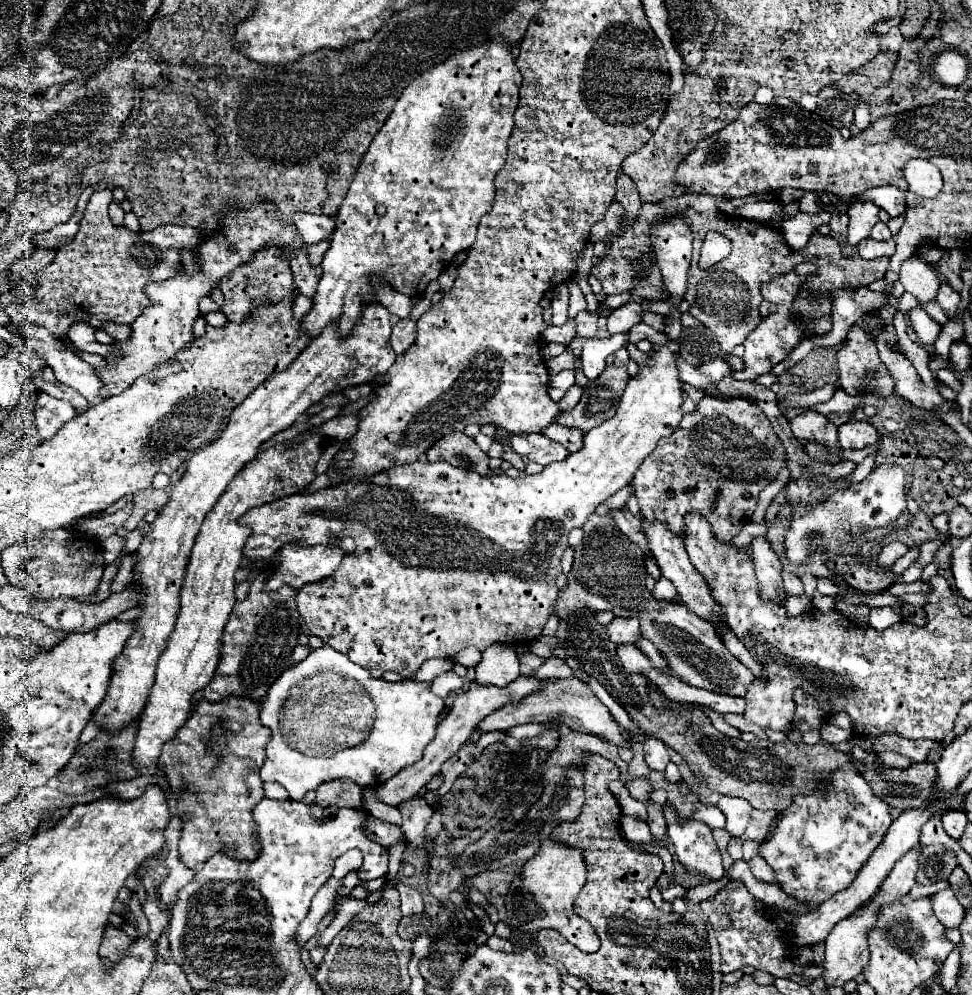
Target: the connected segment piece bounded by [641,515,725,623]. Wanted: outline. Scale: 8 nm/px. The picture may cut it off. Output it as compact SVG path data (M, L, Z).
M641 515L641 525L643 525L643 533L647 533L649 549L651 549L653 557L655 557L657 565L661 567L663 577L669 579L669 581L675 585L675 589L677 589L681 601L687 605L687 609L691 609L697 617L703 617L703 619L709 621L709 623L725 621L721 605L711 597L711 591L709 591L705 579L703 579L701 573L693 567L693 563L689 561L681 537L679 537L677 533L671 533L671 529L667 529L667 525L663 525L661 521L647 521L643 515Z

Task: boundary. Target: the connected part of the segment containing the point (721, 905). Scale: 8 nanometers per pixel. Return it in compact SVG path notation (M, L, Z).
M741 881L727 883L713 901L707 899L701 903L701 911L711 921L719 945L721 945L721 971L733 973L751 965L755 969L763 969L775 977L789 977L793 973L801 973L807 967L793 965L787 955L787 937L777 929L777 925L755 911L755 897L745 889Z

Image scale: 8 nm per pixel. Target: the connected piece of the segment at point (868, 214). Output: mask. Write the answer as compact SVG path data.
M855 201L849 205L847 215L847 241L849 245L859 245L859 241L869 237L873 225L879 221L879 207L873 201Z

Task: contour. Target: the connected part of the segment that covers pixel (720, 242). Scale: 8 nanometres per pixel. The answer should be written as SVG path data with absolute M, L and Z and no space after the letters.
M707 233L701 249L699 265L701 269L709 269L711 265L723 261L731 253L731 241L719 233Z

